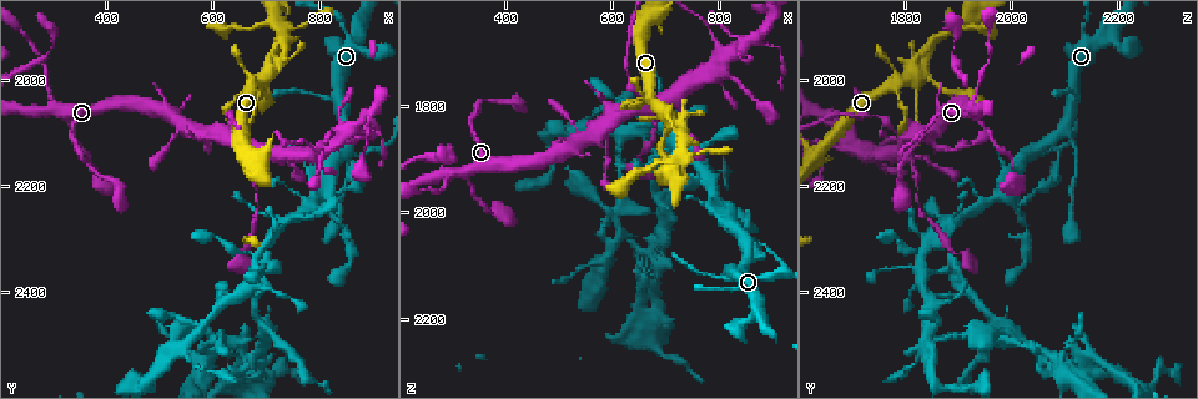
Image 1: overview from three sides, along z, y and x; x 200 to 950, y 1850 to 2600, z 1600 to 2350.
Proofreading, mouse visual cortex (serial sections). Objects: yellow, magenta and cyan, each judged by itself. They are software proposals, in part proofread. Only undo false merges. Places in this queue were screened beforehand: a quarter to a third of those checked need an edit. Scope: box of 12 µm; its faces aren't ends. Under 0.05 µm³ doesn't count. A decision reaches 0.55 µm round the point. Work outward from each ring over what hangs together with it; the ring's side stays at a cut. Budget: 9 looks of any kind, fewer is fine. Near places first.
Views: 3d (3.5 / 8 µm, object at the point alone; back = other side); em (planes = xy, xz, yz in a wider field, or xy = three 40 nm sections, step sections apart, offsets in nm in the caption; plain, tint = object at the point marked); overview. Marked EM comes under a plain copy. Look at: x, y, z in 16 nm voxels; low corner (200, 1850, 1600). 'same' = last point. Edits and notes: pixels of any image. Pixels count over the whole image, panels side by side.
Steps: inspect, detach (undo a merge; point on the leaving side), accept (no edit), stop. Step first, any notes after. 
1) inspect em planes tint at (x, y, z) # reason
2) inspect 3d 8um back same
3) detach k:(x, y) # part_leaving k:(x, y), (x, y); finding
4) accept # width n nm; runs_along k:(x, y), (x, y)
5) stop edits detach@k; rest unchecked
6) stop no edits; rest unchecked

inspect 3d 3.5um at (650, 2100, 1785) # a narrow waist

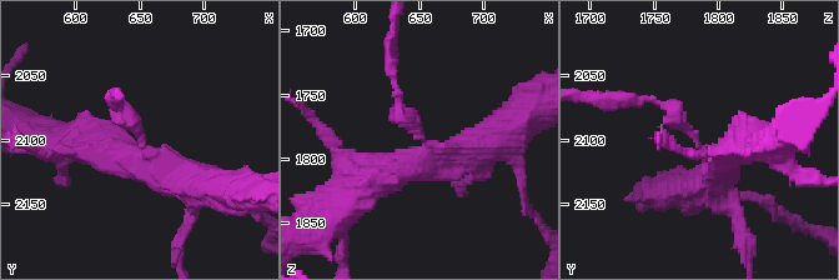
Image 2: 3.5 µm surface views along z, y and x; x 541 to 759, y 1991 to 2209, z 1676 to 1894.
inspect em planes tint at (648, 2098, 1782) # arms 3; arm_widths 100, 400, 450 nm

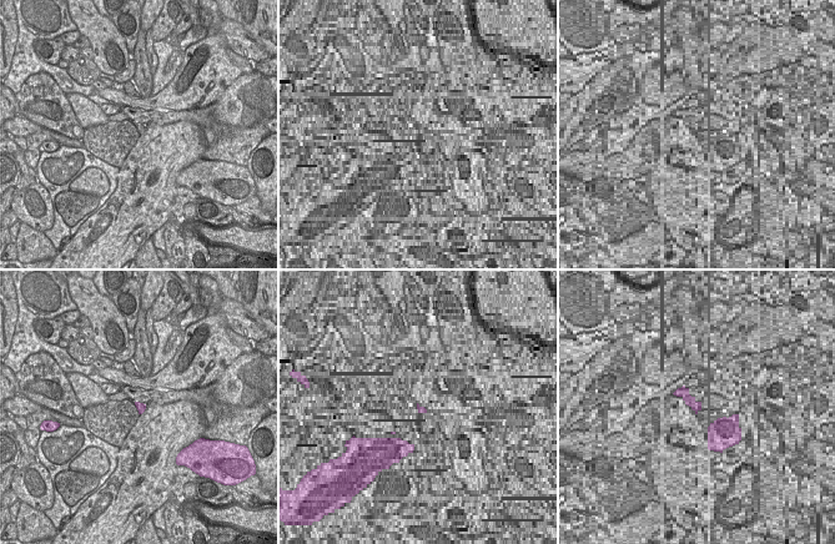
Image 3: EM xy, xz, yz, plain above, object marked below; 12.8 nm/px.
accept # width 120 nm; runs_along 2:(732, 151), (719, 168), (668, 105), (633, 98); one cell here

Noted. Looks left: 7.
inspect 3d 3.5um at (685, 2210, 1825) # calibre changes

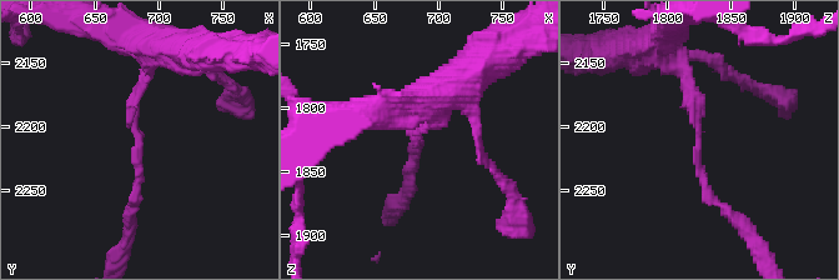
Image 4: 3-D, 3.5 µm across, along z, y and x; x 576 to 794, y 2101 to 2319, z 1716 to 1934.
inspect em planes tint at (680, 2208, 1822) # arm_widths 150, 150 nm

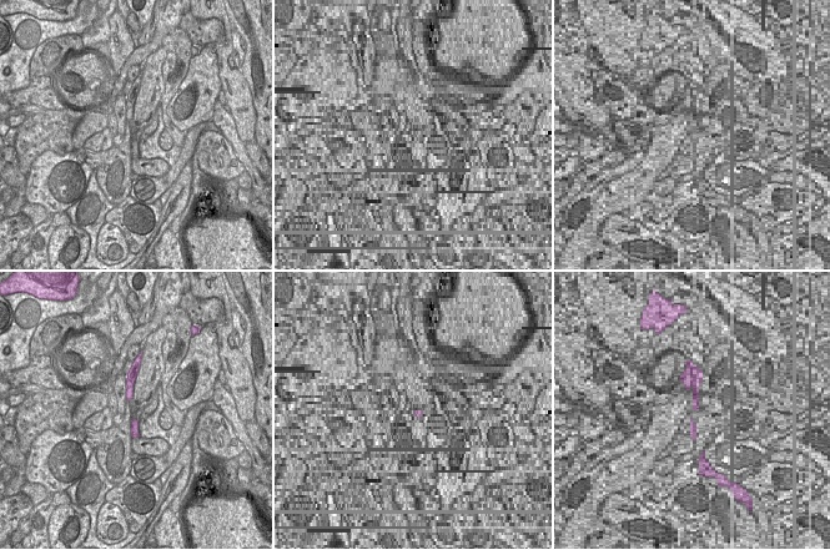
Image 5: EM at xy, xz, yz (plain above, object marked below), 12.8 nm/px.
accept # runs_along 4:(674, 65), (688, 80), (701, 176), (726, 210); all the same cell

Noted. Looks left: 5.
inspect 3d 3.5um back at (855, 2130, 2050) # three arms meet

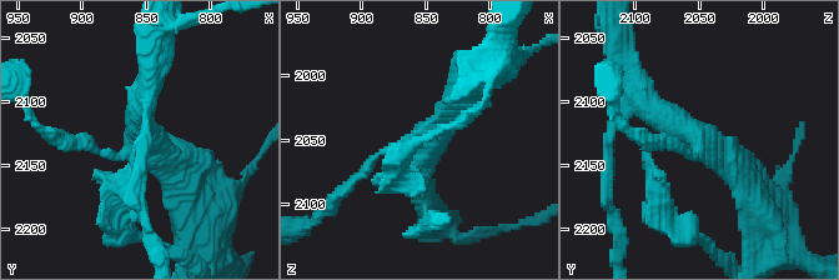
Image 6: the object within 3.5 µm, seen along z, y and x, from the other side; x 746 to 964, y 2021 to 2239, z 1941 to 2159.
inspect em xy step 3 tint at (848, 2128, 2052) # arms 3; arm_widths 150, 350, 350 nm

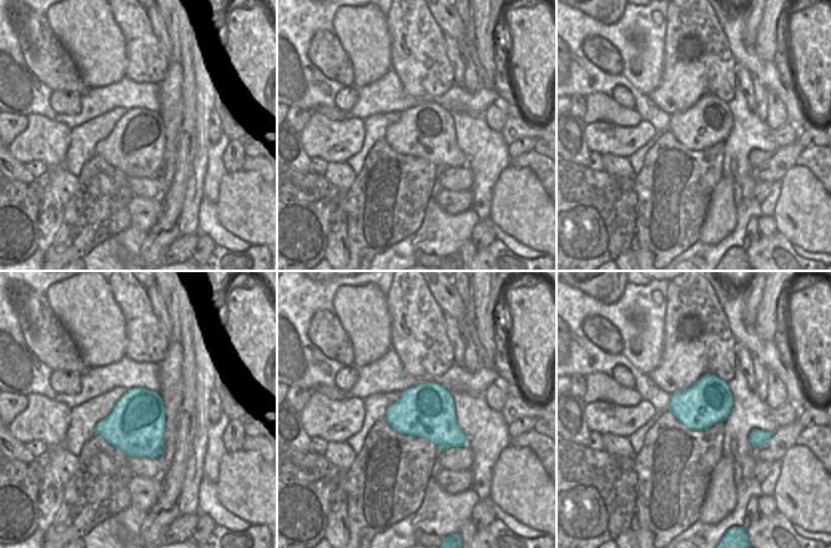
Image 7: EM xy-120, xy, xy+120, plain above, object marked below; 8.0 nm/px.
accept # runs_along 6:(637, 86), (713, 144), (745, 186); one cell here

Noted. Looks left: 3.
inspect em xy step 5 tint at (840, 1940, 2220) # sharp bend

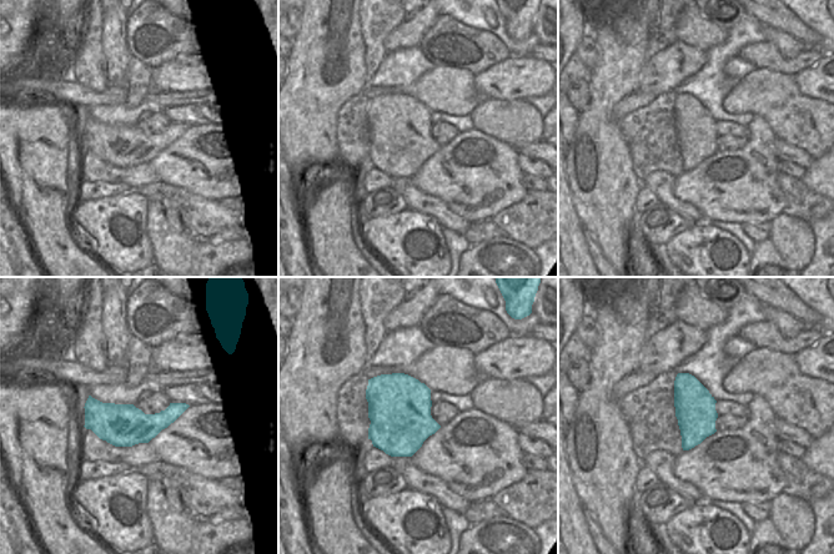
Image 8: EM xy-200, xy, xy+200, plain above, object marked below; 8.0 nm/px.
inspect 3d 3.5um same # wider look

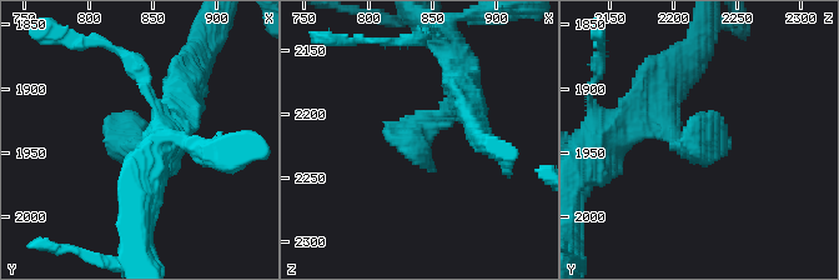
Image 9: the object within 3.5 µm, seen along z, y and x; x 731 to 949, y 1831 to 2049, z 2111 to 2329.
accept # runs_along 9:(462, 86), (412, 138), (385, 131); one cell here

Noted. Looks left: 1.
stop no edits; rest unchecked

